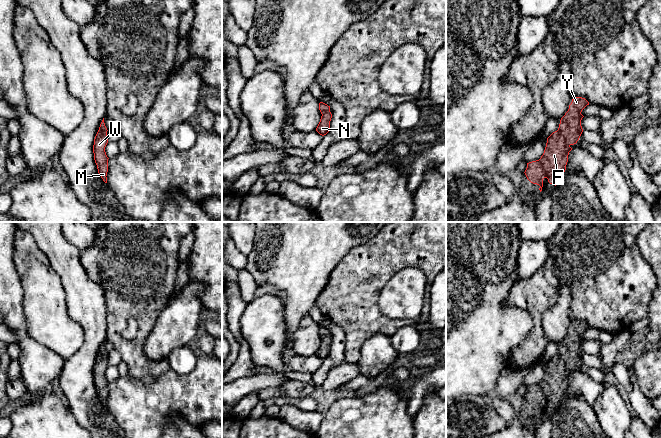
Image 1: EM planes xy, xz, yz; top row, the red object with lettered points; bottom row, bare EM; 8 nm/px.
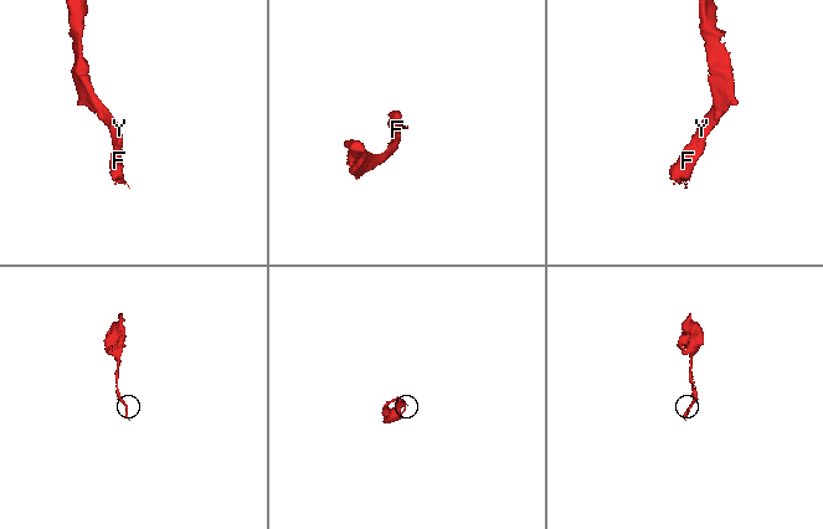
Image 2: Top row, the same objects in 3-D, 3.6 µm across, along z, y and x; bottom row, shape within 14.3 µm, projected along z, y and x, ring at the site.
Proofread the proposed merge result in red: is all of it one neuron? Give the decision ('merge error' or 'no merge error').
no merge error

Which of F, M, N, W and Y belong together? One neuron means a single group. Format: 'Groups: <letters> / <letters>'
Groups: F M N W Y

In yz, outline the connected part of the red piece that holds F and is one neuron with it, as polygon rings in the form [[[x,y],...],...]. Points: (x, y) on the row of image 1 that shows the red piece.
[[[582,97],[572,99],[568,111],[561,118],[559,128],[548,138],[543,155],[539,160],[527,163],[525,175],[527,179],[540,186],[542,191],[543,179],[547,178],[552,185],[557,185],[566,170],[570,147],[579,140],[583,129],[581,112],[589,105]]]

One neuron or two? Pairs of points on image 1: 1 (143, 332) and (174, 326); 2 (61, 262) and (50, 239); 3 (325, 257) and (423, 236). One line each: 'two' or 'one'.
1: two
2: one
3: two

